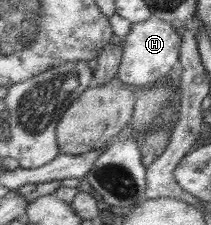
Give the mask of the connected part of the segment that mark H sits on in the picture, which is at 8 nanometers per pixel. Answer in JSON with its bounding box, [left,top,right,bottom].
[117,16,182,87]

